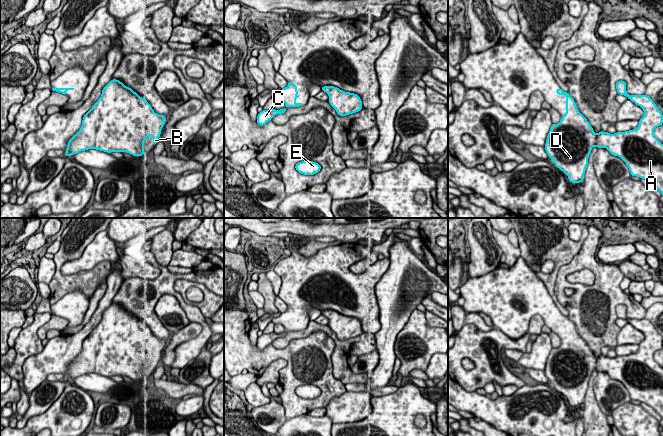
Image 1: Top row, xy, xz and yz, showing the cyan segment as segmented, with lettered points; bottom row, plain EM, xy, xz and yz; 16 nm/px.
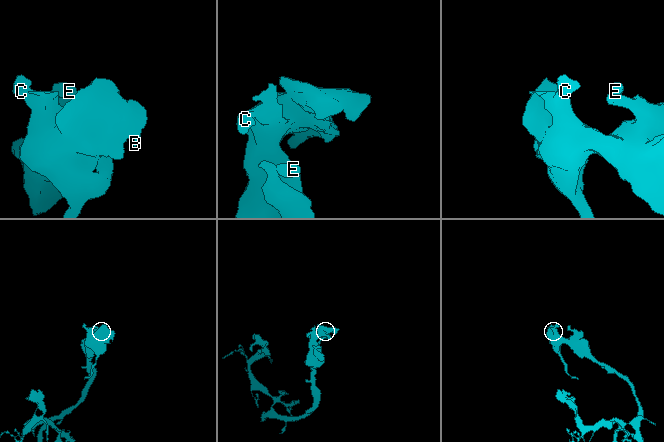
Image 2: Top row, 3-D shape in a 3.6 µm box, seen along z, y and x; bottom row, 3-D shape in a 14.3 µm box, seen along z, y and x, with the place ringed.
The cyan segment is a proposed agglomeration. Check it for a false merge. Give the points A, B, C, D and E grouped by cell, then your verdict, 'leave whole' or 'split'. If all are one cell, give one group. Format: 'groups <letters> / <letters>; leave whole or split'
groups A B C D E; leave whole

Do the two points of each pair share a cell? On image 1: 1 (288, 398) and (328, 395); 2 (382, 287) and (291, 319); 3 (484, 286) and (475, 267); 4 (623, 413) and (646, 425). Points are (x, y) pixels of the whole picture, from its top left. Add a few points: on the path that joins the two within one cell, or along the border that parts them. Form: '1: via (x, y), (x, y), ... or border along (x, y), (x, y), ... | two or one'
1: via (298, 403), (318, 402) | one
2: border along (388, 269), (375, 286), (375, 296), (379, 312) | two
3: border along (499, 262), (491, 271), (479, 276), (469, 277) | two
4: via (629, 419), (636, 425), (640, 425) | one

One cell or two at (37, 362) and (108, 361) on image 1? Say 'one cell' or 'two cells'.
two cells

